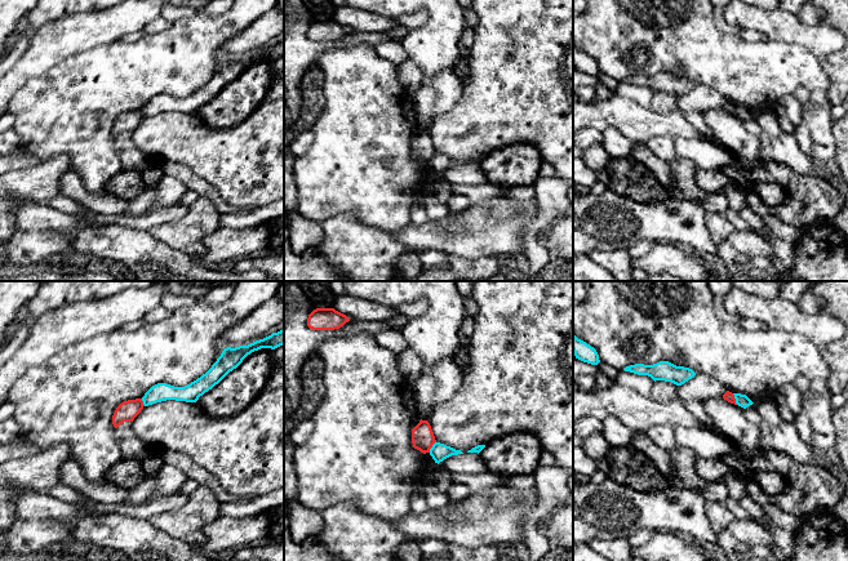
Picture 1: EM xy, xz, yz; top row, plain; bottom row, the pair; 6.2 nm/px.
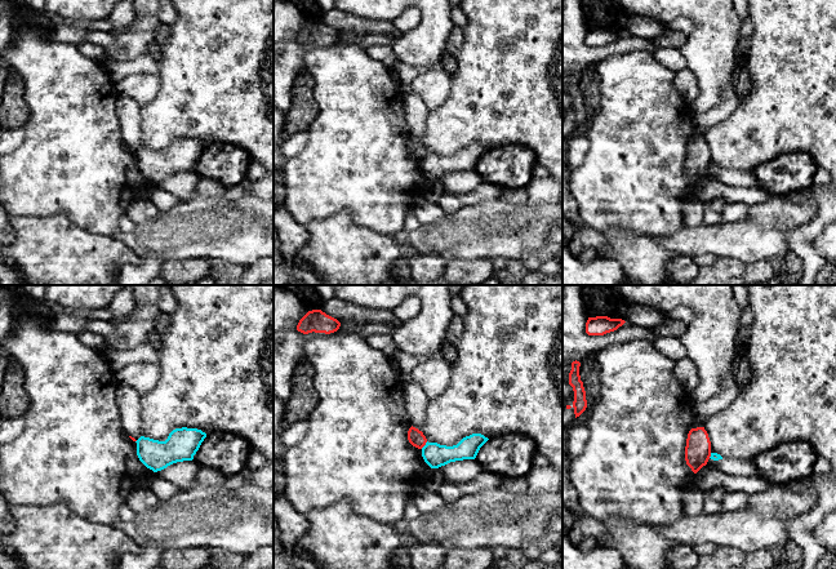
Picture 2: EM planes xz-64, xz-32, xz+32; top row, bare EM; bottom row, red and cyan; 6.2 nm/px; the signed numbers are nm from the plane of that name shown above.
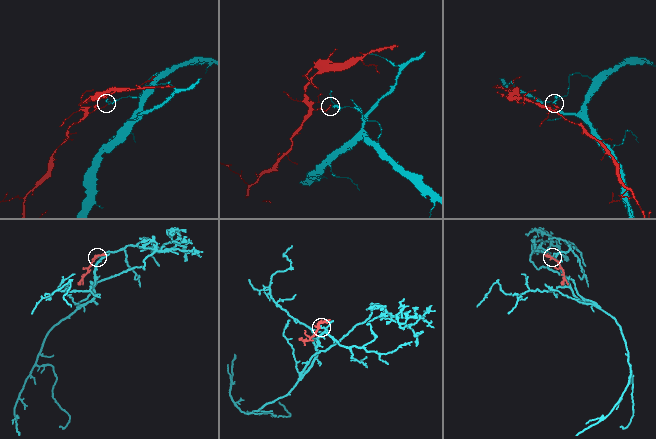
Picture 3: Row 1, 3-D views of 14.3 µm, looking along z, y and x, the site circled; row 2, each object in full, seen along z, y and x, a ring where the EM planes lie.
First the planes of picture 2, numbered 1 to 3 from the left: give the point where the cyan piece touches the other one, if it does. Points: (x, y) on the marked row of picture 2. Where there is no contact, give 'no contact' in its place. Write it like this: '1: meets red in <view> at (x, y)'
1: no contact
2: meets red in xz-32 at (423, 445)
3: meets red in xz+32 at (710, 456)

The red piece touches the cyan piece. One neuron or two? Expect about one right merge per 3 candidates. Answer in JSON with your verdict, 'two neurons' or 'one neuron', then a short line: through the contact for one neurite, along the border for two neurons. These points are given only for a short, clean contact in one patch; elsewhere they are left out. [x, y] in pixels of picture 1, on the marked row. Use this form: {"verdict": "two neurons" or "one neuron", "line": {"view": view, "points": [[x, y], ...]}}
{"verdict": "two neurons", "line": {"view": "yz", "points": [[732, 393], [737, 404]]}}

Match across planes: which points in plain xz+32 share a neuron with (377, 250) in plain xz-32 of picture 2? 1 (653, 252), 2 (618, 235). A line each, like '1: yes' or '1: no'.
1: yes
2: yes

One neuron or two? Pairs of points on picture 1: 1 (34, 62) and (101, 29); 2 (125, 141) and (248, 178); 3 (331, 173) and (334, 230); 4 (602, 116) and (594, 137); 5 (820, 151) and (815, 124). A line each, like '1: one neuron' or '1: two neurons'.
1: one neuron
2: two neurons
3: two neurons
4: two neurons
5: two neurons

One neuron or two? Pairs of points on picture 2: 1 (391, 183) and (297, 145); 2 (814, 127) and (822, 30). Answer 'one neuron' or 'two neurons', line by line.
1: two neurons
2: one neuron

